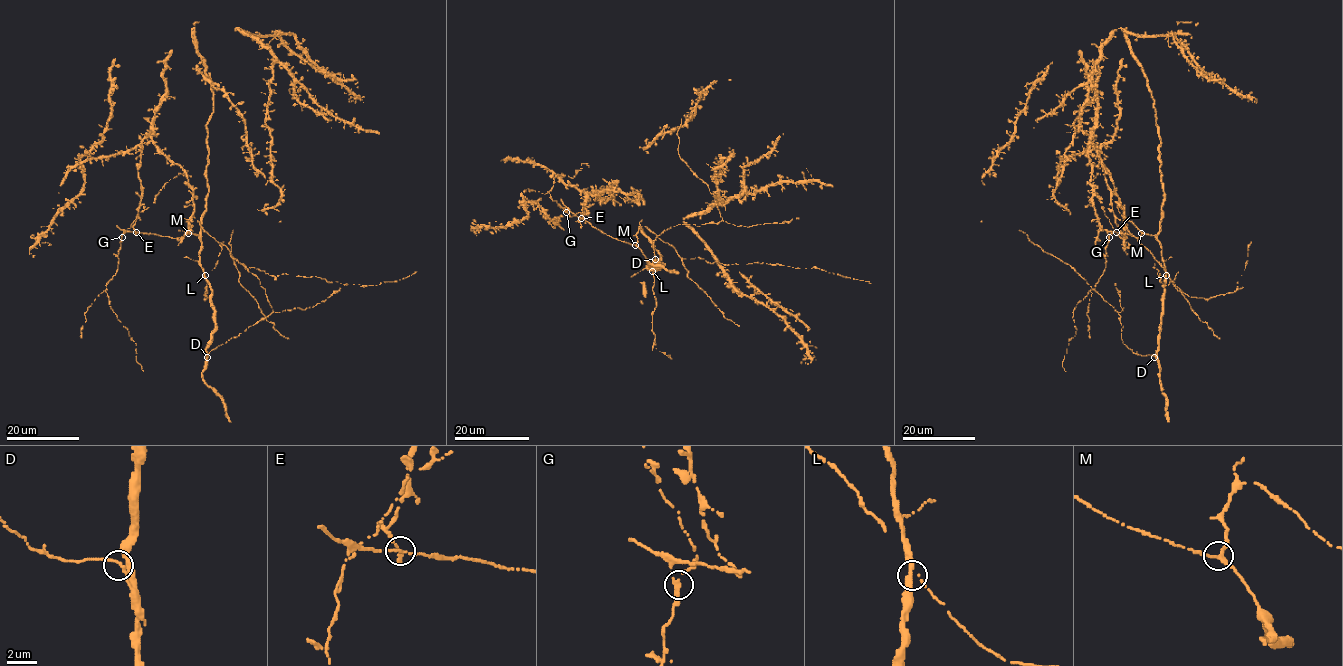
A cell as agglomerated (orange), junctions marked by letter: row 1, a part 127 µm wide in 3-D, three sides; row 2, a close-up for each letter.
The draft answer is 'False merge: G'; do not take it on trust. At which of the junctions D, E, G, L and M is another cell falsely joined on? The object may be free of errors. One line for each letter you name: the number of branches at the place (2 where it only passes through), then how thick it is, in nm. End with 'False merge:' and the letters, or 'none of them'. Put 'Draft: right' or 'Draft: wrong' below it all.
G: branches 3; calibre 190 nm
False merge: G
Draft: right

